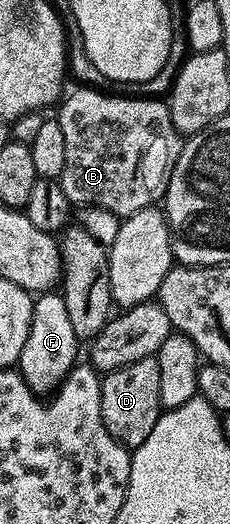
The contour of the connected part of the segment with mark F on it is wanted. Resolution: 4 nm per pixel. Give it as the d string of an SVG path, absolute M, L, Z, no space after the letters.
M60 291L40 293L33 301L31 330L27 333L23 354L19 354L16 363L29 389L38 394L49 394L57 389L78 361L77 347L79 341L75 329L71 327L71 318L67 315L67 302L61 297Z

